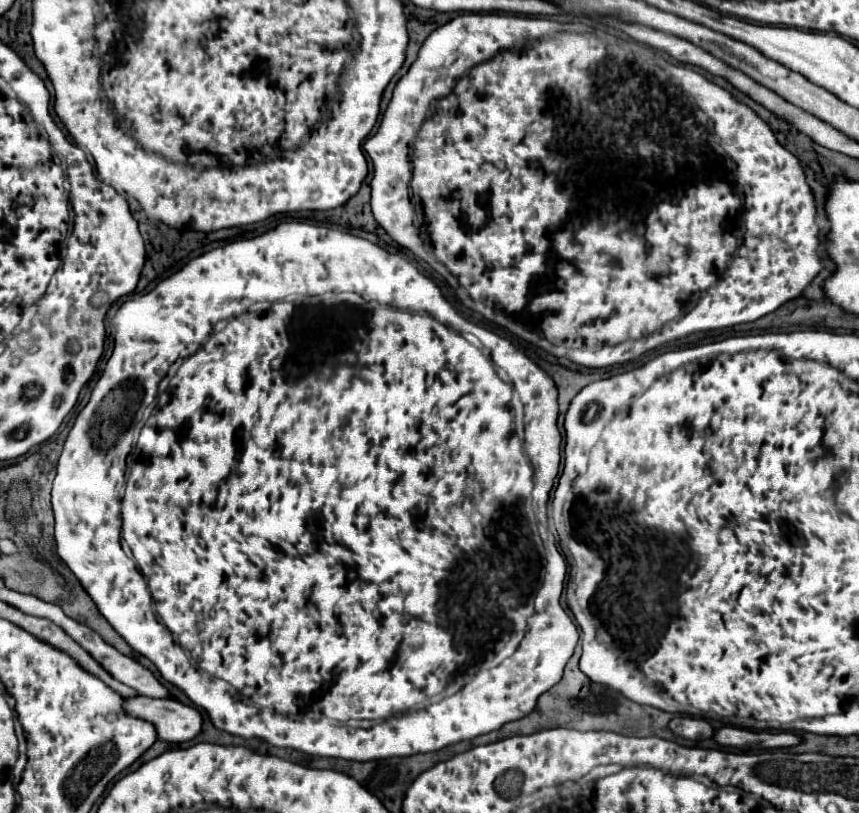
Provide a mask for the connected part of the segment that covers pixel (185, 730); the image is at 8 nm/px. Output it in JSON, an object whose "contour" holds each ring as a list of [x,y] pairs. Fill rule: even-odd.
{"contour":[[[133,696],[133,698],[125,698],[123,700],[123,710],[125,714],[133,716],[133,718],[141,718],[145,722],[151,722],[157,730],[159,740],[163,742],[187,742],[193,740],[199,732],[201,732],[201,724],[203,718],[199,714],[197,708],[193,706],[185,706],[173,698],[147,698],[147,696]]]}

